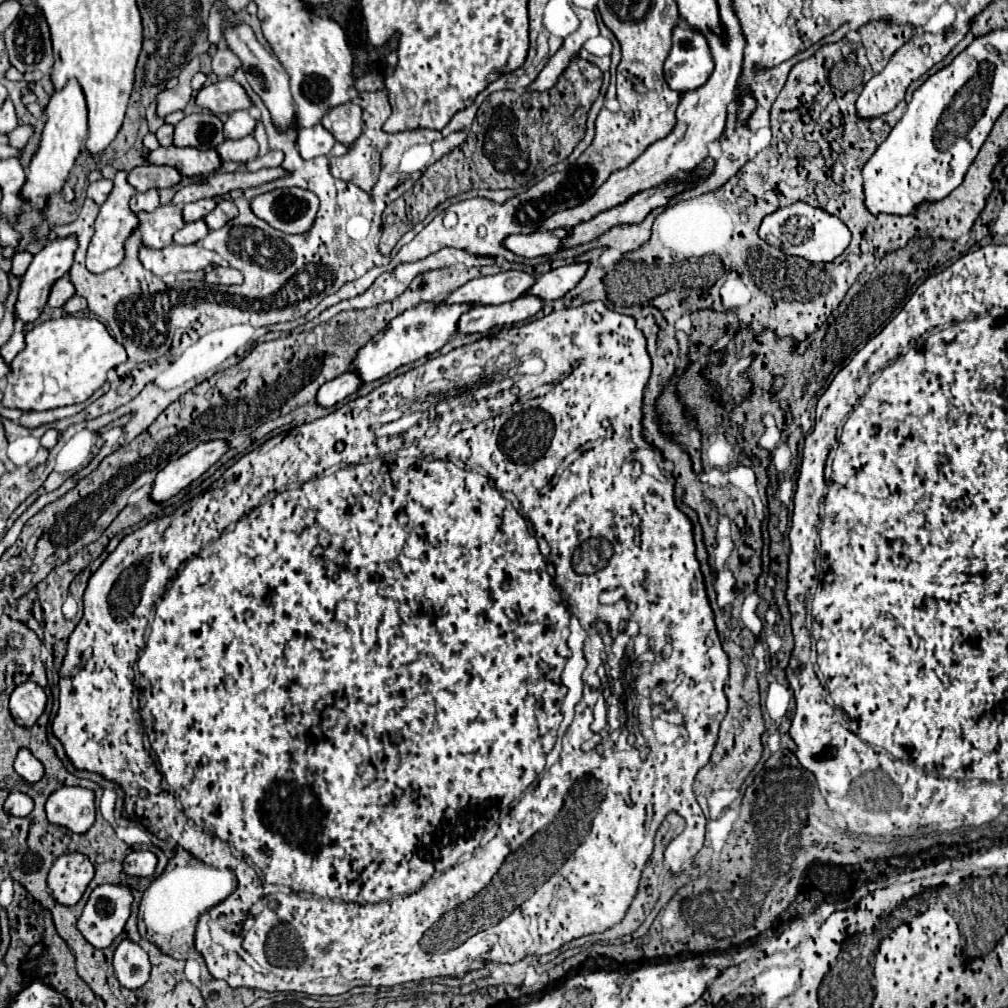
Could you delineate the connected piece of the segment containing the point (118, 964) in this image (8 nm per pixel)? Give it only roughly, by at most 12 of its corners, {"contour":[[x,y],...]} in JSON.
{"contour":[[127,938],[113,966],[121,986],[137,990],[149,980],[149,956]]}

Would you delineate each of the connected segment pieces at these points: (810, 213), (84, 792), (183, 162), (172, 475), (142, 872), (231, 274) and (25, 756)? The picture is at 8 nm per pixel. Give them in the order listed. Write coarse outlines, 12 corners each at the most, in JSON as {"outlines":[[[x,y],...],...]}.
{"outlines":[[[795,202],[759,236],[785,254],[831,262],[851,242],[845,222]],[[65,786],[47,798],[51,824],[83,834],[95,794]],[[159,146],[145,156],[181,176],[219,170],[215,150]],[[209,440],[171,460],[155,478],[151,498],[165,502],[205,474],[227,440]],[[149,850],[127,854],[129,876],[153,876],[157,856]],[[213,268],[207,278],[213,284],[241,284],[235,268]],[[27,748],[15,770],[31,784],[43,778],[43,764]]]}

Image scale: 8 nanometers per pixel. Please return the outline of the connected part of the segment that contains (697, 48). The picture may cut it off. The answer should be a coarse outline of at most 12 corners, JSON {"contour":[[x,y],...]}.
{"contour":[[679,22],[667,84],[695,90],[713,72],[705,36]]}

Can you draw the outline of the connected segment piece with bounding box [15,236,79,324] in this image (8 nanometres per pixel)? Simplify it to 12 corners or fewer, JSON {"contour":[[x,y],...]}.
{"contour":[[55,238],[21,278],[15,316],[35,322],[71,270],[77,238]]}

